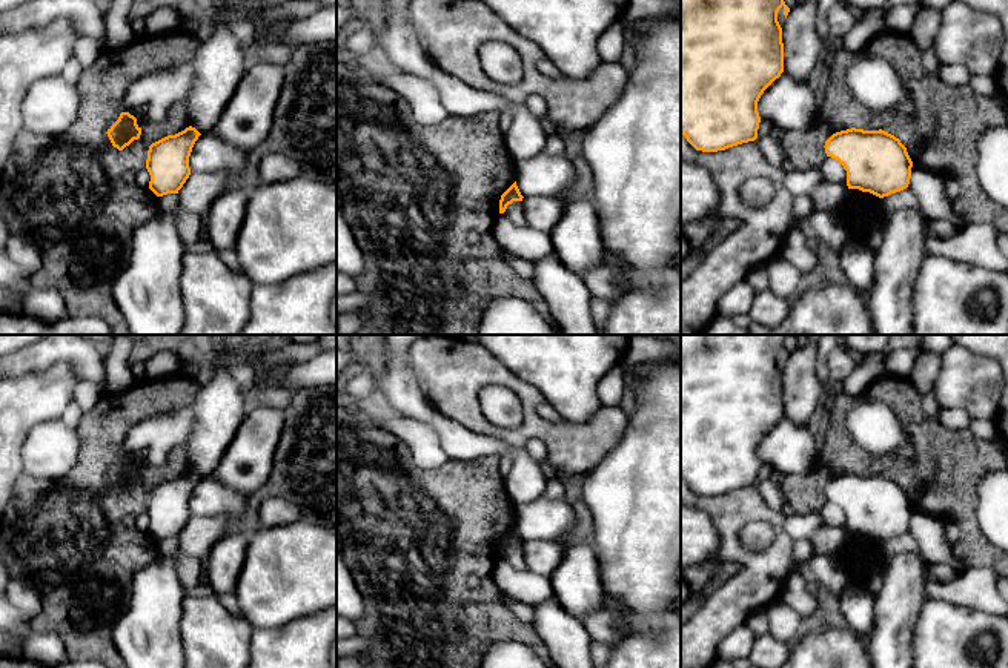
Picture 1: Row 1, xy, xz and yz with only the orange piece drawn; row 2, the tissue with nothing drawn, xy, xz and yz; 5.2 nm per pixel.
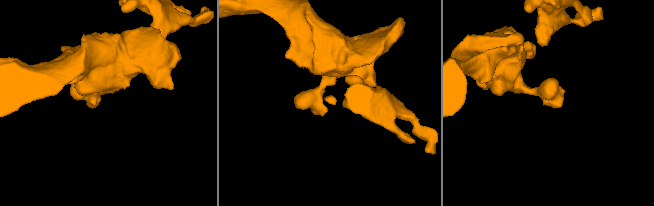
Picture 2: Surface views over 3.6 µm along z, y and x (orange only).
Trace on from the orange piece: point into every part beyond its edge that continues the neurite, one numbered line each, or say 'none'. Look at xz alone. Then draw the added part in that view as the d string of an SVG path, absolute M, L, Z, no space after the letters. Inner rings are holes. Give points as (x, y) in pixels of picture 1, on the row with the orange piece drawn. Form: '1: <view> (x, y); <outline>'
none

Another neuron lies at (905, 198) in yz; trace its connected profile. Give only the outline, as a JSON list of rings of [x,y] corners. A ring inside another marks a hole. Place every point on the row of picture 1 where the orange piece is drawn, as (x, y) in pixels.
[[[908,187],[900,192],[880,198],[880,203],[891,210],[900,207],[911,207],[920,212],[919,201]]]

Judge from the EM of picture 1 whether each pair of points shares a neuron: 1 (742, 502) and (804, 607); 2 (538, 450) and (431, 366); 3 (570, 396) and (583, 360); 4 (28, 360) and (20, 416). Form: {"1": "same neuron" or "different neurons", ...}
{"1": "different neurons", "2": "different neurons", "3": "same neuron", "4": "different neurons"}

